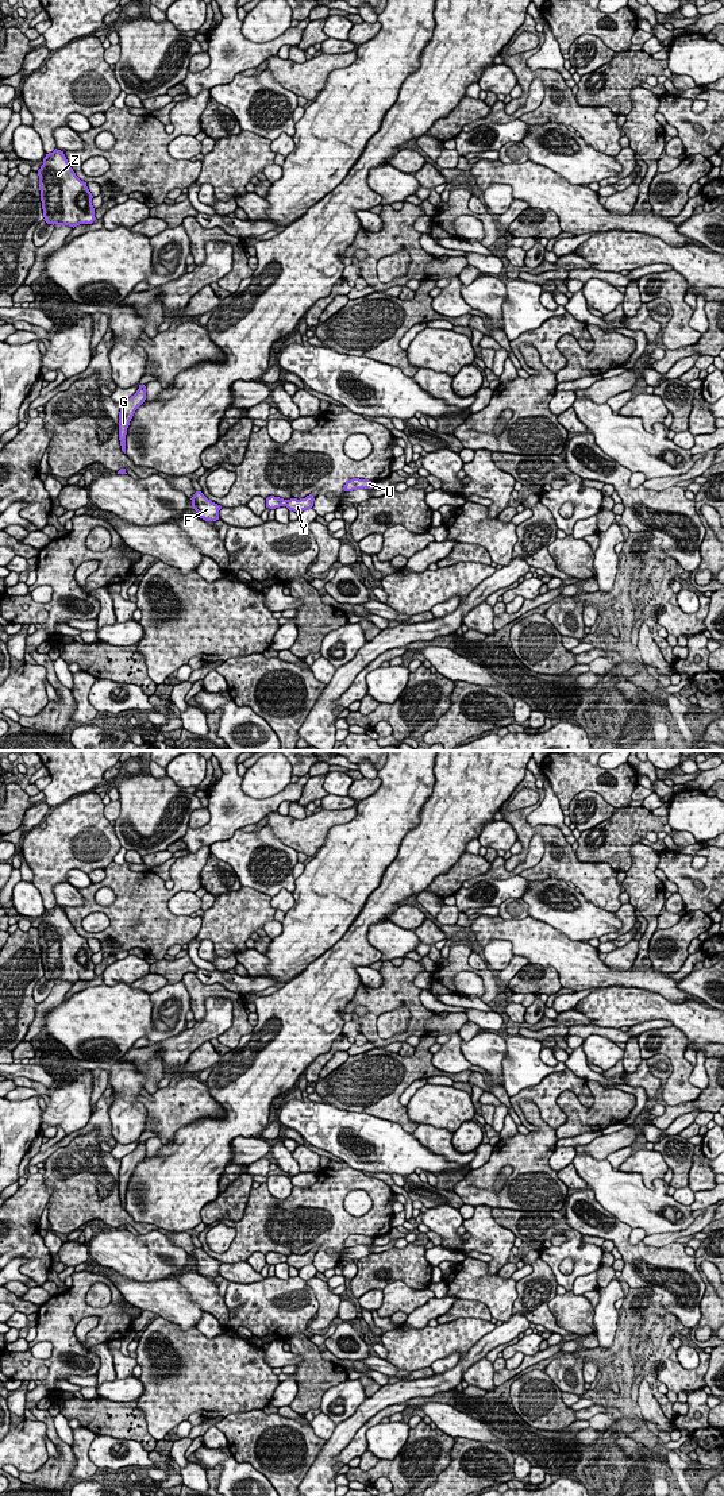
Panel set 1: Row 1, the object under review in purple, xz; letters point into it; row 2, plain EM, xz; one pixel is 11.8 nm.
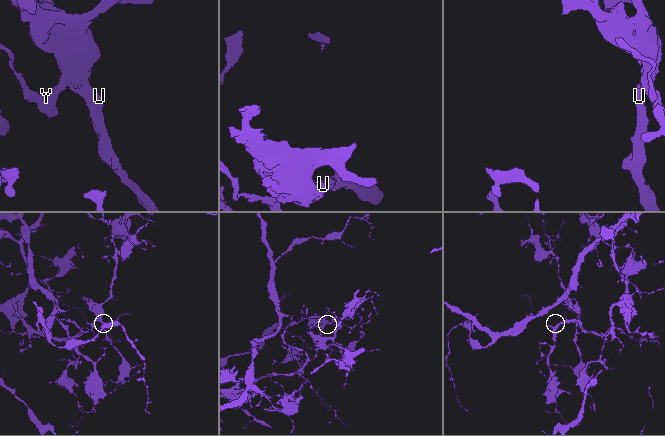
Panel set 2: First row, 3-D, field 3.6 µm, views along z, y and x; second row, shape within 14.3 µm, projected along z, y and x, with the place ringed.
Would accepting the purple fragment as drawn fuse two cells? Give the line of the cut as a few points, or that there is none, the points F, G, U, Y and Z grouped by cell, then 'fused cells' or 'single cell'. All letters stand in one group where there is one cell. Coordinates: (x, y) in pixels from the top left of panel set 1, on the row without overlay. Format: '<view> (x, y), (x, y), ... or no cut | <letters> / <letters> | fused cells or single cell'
xz (288, 1256), (285, 1261) | F G U Y / Z | fused cells

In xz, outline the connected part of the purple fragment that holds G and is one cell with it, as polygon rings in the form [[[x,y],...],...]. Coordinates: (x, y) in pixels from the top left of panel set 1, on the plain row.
[[[139,1141],[139,1145],[134,1152],[124,1156],[120,1160],[120,1168],[119,1168],[119,1196],[122,1202],[122,1207],[126,1210],[126,1191],[127,1184],[130,1181],[130,1177],[135,1169],[135,1167],[145,1158],[146,1156],[146,1142]]]

